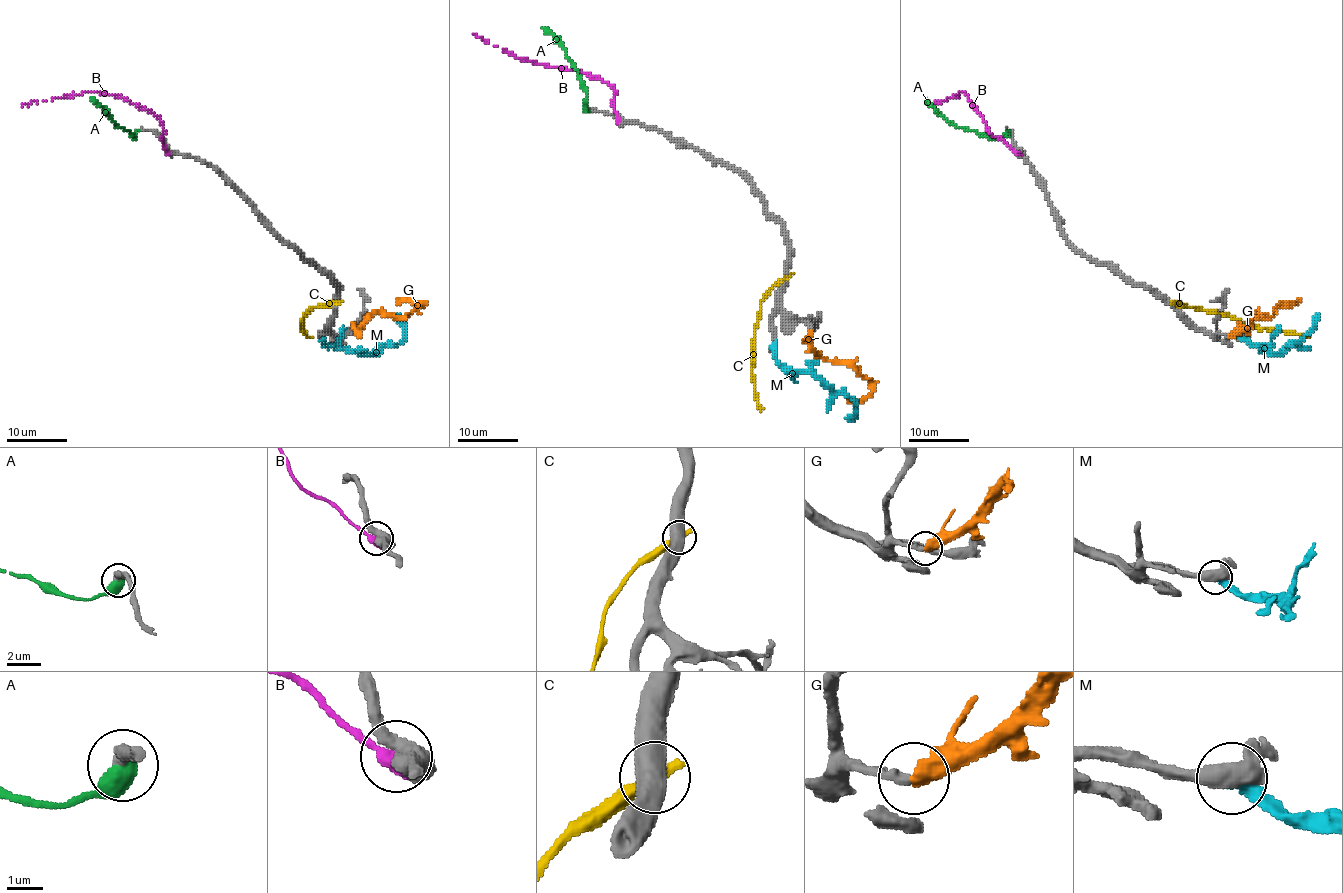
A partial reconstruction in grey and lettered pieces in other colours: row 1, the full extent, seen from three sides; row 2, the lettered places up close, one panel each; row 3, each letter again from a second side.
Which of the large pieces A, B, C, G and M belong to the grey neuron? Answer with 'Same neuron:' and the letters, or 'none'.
Same neuron: G

